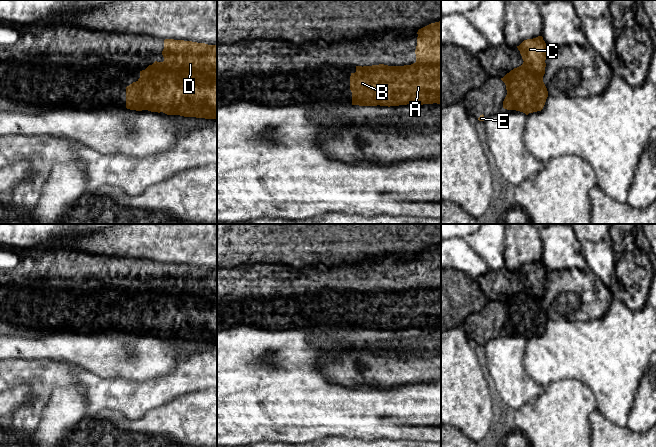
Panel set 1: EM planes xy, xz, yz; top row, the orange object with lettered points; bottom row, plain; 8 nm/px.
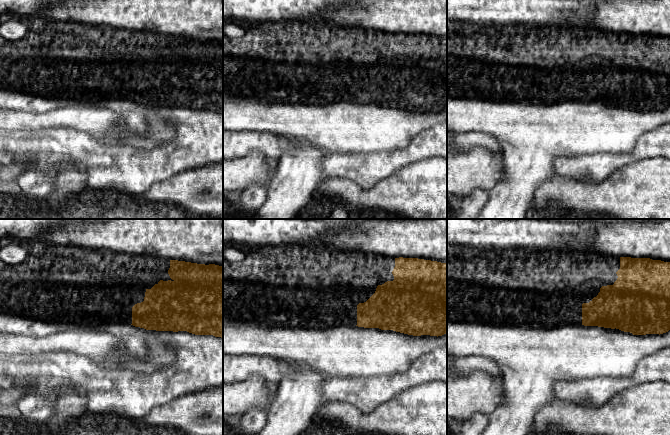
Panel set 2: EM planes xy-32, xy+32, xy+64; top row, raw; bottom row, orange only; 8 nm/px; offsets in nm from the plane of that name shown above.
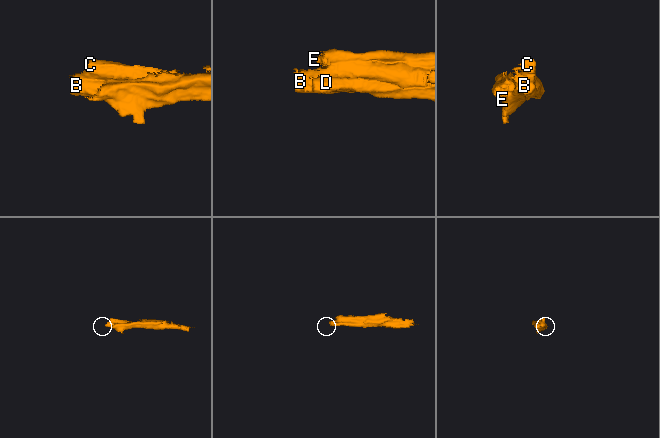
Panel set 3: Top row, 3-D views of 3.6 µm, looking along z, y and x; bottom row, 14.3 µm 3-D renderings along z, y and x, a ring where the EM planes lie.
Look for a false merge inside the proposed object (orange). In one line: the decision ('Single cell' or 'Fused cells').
Fused cells

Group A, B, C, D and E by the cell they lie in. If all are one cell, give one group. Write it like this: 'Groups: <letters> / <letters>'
Groups: A C D E / B

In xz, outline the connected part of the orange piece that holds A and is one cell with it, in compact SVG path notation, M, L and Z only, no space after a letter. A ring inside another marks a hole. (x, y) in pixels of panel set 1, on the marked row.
M441 21L431 23L417 32L416 62L404 66L384 64L356 66L356 73L378 73L378 105L399 106L407 104L441 104ZM392 86L406 86L406 99L390 91Z

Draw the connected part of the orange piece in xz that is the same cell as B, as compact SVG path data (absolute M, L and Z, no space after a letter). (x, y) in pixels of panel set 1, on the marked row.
M351 73L352 105L378 105L378 73Z

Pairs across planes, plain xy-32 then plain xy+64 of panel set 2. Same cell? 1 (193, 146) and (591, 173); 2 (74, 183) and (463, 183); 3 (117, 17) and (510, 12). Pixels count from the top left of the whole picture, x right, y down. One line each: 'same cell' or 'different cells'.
1: same cell
2: different cells
3: different cells

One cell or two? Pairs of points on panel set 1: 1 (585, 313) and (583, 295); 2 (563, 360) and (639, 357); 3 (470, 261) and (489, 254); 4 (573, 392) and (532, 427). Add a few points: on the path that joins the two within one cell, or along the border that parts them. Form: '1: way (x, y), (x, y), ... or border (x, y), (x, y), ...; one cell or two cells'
1: way (585, 309), (585, 299); one cell
2: way (582, 357), (620, 357); one cell
3: border (465, 240), (484, 260), (489, 269); two cells
4: way (563, 402), (542, 421); one cell

